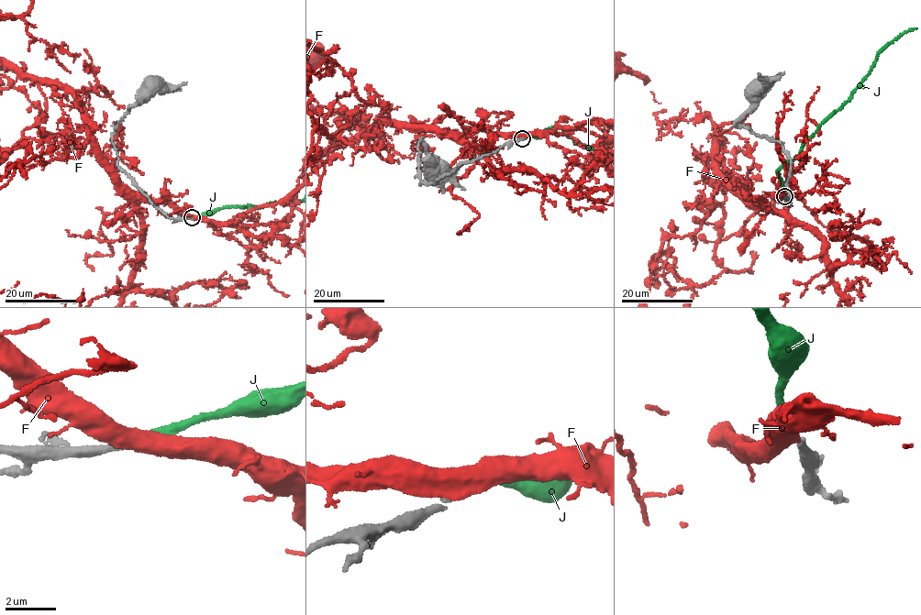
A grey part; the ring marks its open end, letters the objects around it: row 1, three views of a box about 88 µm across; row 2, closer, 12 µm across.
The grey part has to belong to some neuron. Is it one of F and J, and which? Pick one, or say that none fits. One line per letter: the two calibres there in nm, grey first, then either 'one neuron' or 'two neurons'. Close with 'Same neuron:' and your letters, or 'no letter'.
F: 200/550 nm | two neurons
J: 200/340 nm | one neuron
Same neuron: J

